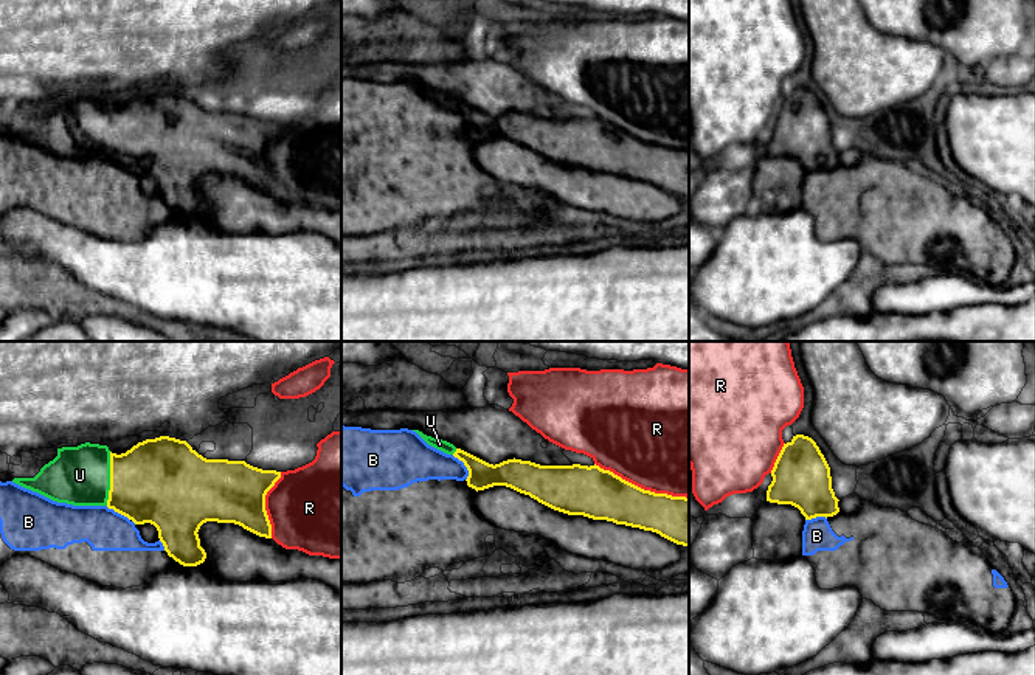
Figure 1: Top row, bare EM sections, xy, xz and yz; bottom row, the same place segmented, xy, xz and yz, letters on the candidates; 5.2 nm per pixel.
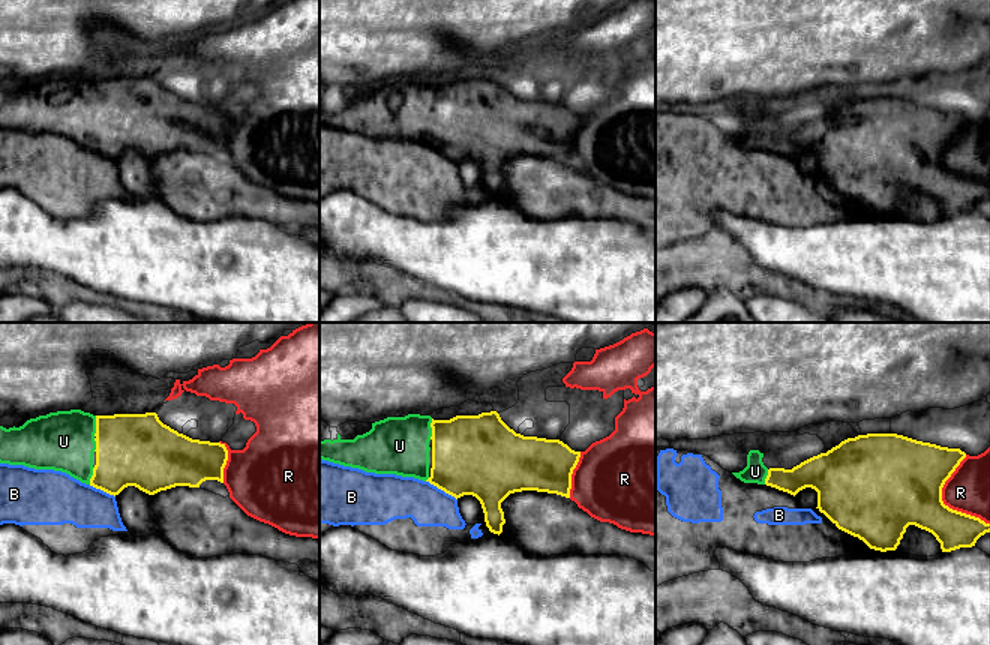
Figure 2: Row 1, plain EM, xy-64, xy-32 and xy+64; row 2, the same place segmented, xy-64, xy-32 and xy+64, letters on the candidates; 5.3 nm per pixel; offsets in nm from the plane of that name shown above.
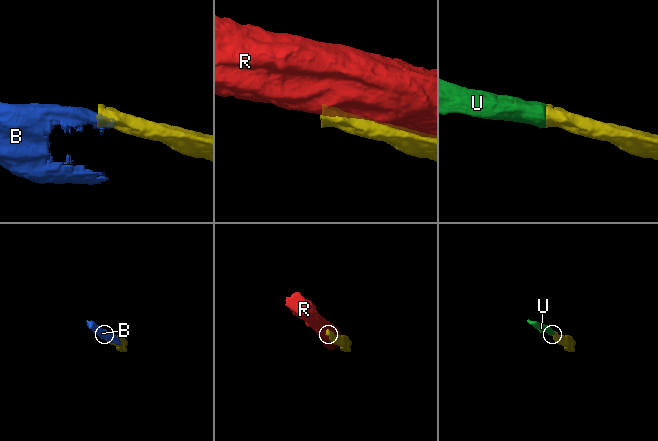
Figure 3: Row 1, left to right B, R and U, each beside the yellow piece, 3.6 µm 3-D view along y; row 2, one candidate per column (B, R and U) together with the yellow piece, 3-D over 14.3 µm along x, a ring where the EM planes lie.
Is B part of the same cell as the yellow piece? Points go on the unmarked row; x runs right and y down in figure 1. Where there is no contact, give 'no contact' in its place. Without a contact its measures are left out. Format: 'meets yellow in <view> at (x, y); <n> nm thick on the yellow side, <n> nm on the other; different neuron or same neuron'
meets yellow in xz at (464, 117); 140 nm thick on the yellow side, 200 nm on the other; different neuron

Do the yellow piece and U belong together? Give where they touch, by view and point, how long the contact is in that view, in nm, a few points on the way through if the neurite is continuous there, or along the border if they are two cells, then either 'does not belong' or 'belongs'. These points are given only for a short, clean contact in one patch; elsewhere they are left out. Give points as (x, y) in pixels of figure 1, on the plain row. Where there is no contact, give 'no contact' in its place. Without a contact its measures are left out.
contact xy (110, 131); length 280 nm; belongs

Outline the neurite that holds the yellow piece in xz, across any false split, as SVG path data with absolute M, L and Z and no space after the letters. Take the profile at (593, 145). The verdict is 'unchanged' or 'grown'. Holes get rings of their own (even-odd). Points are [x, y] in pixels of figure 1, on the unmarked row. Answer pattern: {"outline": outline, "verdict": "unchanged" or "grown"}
{"outline": "M413 84L428 98L462 113L469 123L467 138L476 144L506 138L554 163L652 183L689 200L686 149L644 143L596 116L540 118L514 110L493 118L447 93Z", "verdict": "grown"}

